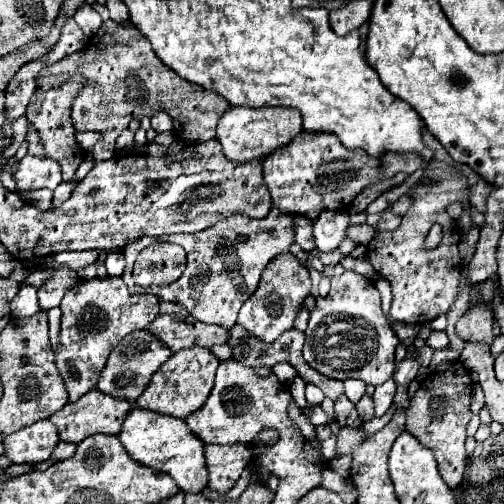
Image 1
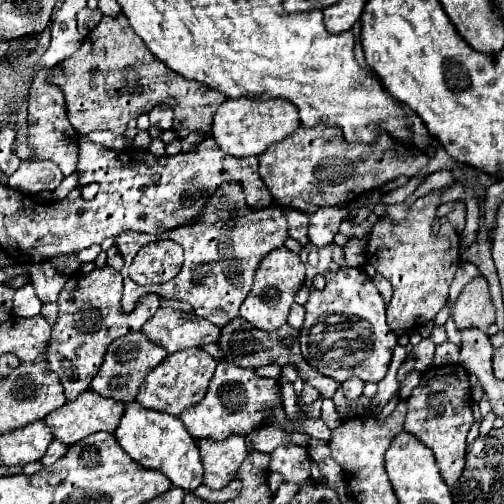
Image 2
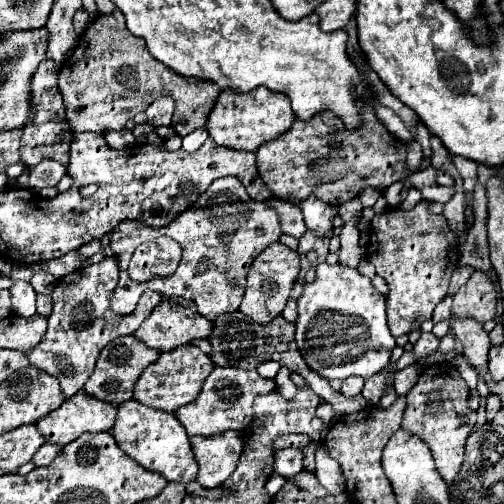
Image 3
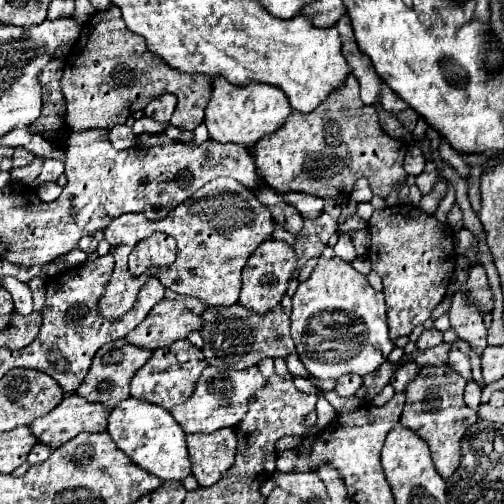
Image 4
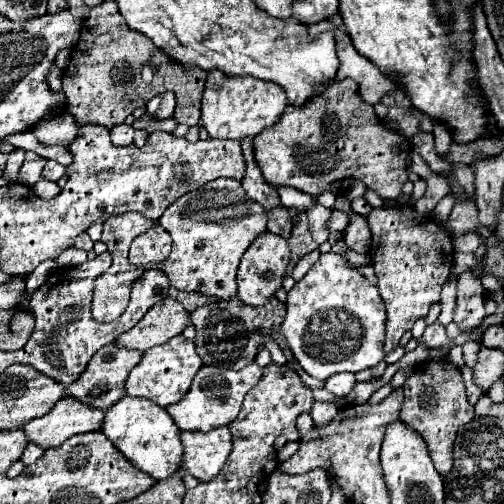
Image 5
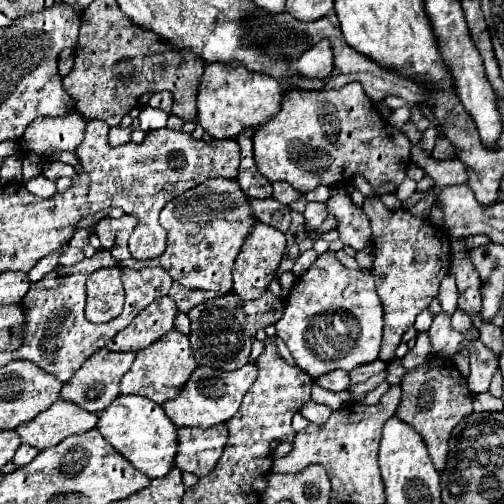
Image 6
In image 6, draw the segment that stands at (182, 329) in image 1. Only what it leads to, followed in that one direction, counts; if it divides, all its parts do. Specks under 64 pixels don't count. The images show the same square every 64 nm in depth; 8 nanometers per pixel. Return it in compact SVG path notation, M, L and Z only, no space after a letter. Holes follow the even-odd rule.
M162 296L144 308L128 328L116 334L106 346L110 352L136 352L156 342L164 332L174 328L174 316L178 308L170 296Z

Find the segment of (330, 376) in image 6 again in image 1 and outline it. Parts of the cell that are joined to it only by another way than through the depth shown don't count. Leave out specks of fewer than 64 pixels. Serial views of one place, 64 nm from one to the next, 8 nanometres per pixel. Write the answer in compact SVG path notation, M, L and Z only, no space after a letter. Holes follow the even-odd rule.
M352 378L344 380L344 394L348 396L350 402L356 404L364 396L364 390L366 390L366 384L362 380L352 380Z

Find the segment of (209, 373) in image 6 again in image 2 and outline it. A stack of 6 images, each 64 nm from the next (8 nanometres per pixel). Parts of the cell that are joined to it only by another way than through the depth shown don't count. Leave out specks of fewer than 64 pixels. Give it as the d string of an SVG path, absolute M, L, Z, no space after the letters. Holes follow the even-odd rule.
M220 362L210 380L206 396L198 404L186 408L178 418L184 422L188 434L194 436L196 440L198 438L224 440L230 434L240 434L240 436L250 434L254 428L262 424L264 410L272 410L272 408L276 408L274 416L276 420L280 420L284 412L282 412L282 400L280 400L280 386L276 380L262 378L254 370Z

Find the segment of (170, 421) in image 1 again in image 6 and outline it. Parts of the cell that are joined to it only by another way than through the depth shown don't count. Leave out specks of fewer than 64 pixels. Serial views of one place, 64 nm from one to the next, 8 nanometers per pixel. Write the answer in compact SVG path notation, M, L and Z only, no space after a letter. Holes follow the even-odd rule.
M120 394L110 402L106 410L98 414L96 428L134 468L144 472L148 478L162 478L174 466L174 456L178 448L176 426L170 422L162 406L144 396Z

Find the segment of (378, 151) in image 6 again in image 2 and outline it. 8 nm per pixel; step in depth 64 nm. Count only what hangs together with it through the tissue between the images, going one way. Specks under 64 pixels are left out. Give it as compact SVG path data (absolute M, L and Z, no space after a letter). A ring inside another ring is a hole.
M316 124L312 128L296 128L292 136L284 138L266 148L258 156L260 160L260 178L270 188L276 206L288 206L302 212L314 212L320 206L346 206L352 198L358 198L362 192L382 188L386 182L398 176L416 176L428 166L426 154L422 162L416 162L408 146L392 140L388 134L380 134L374 144L360 144L344 140L340 128L328 124Z

